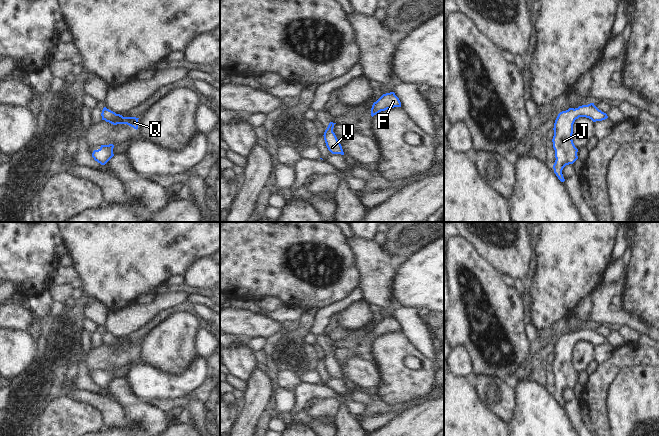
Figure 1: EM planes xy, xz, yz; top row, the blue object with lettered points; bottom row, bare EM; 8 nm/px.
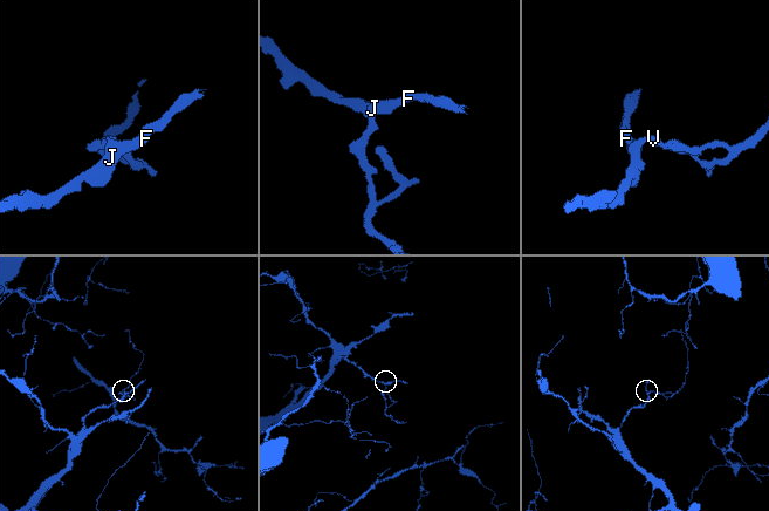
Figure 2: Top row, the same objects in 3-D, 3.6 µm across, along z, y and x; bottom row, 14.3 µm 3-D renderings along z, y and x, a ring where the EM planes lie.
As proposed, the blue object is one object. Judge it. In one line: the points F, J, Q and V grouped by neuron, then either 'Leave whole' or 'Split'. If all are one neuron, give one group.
Groups: F J Q V. Leave whole.

